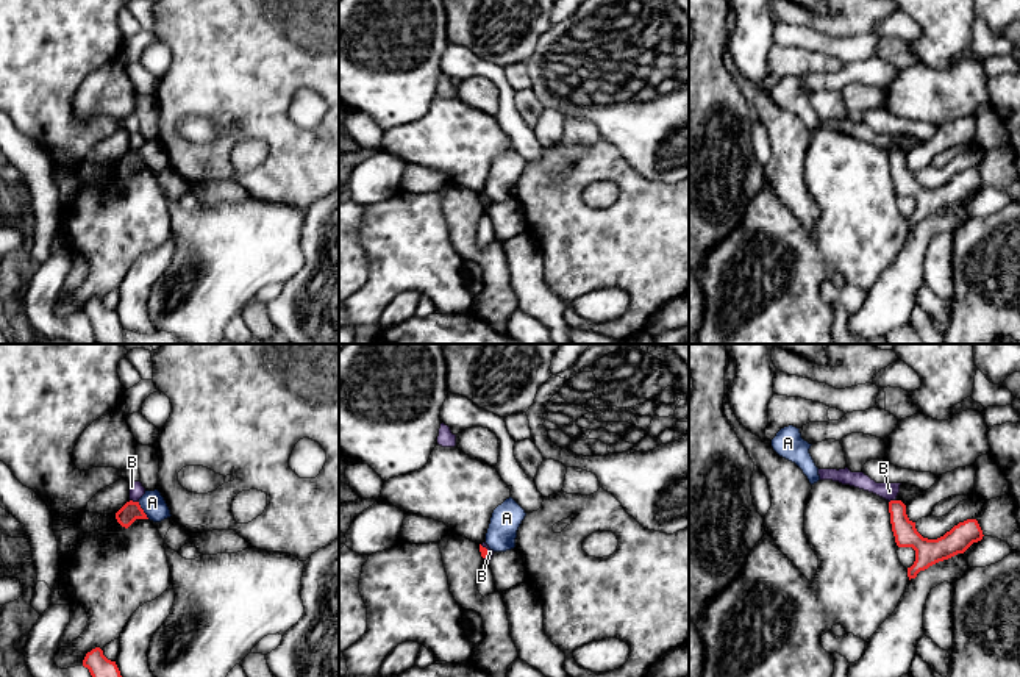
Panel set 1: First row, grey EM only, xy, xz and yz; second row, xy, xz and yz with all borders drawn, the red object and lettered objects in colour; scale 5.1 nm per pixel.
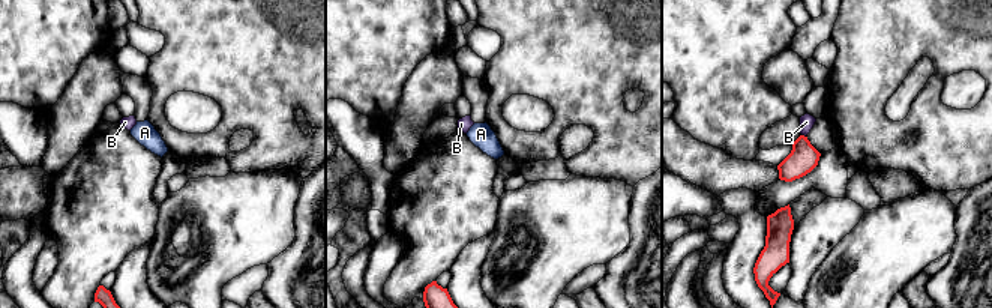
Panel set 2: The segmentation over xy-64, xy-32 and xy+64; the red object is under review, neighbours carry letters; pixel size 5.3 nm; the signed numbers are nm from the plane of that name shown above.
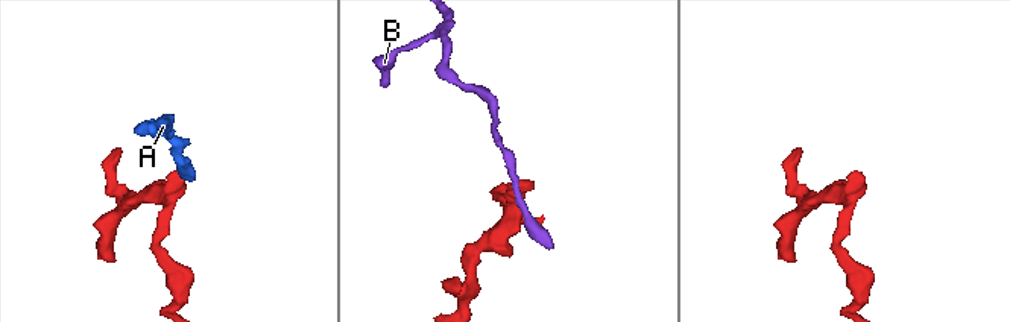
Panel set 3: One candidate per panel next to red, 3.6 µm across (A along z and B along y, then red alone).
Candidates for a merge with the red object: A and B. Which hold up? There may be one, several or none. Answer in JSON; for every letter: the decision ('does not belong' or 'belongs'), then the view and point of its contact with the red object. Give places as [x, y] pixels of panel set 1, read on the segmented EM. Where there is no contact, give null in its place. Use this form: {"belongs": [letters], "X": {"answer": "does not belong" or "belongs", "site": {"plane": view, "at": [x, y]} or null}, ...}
{"belongs": [], "A": {"answer": "does not belong", "site": {"plane": "xy", "at": [142, 510]}}, "B": {"answer": "does not belong", "site": {"plane": "xy", "at": [135, 502]}}}

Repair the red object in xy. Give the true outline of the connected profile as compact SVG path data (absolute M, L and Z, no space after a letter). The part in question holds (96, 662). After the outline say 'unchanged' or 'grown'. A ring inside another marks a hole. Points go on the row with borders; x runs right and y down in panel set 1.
M100 647L86 654L83 666L92 677L122 677L116 661L108 660Z; unchanged

